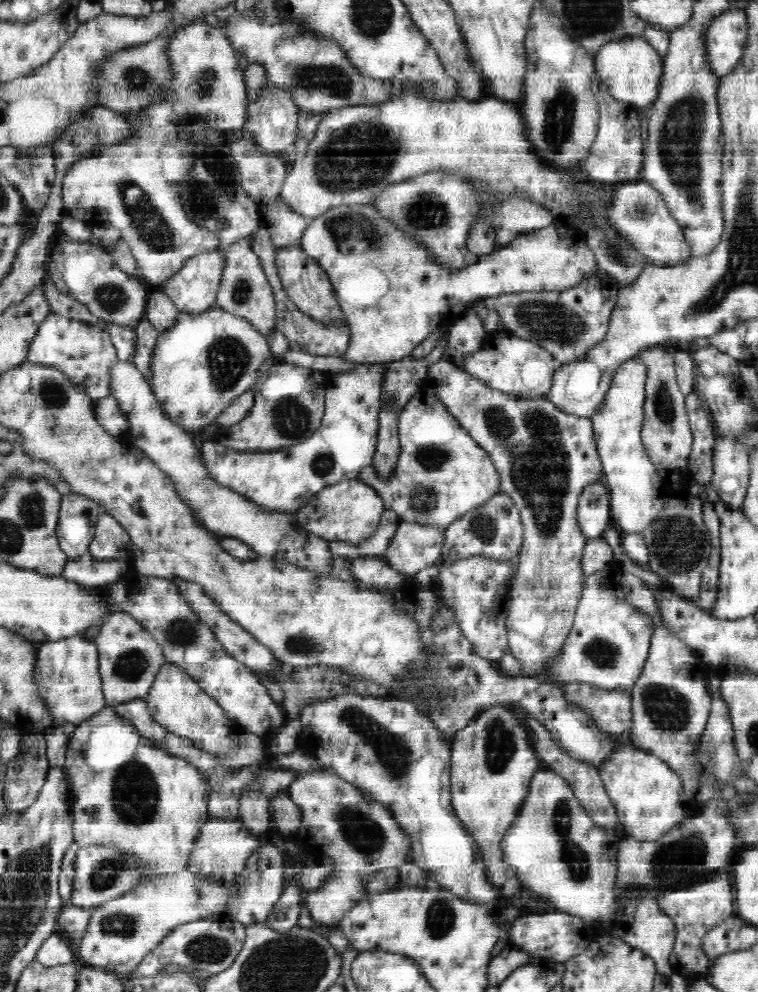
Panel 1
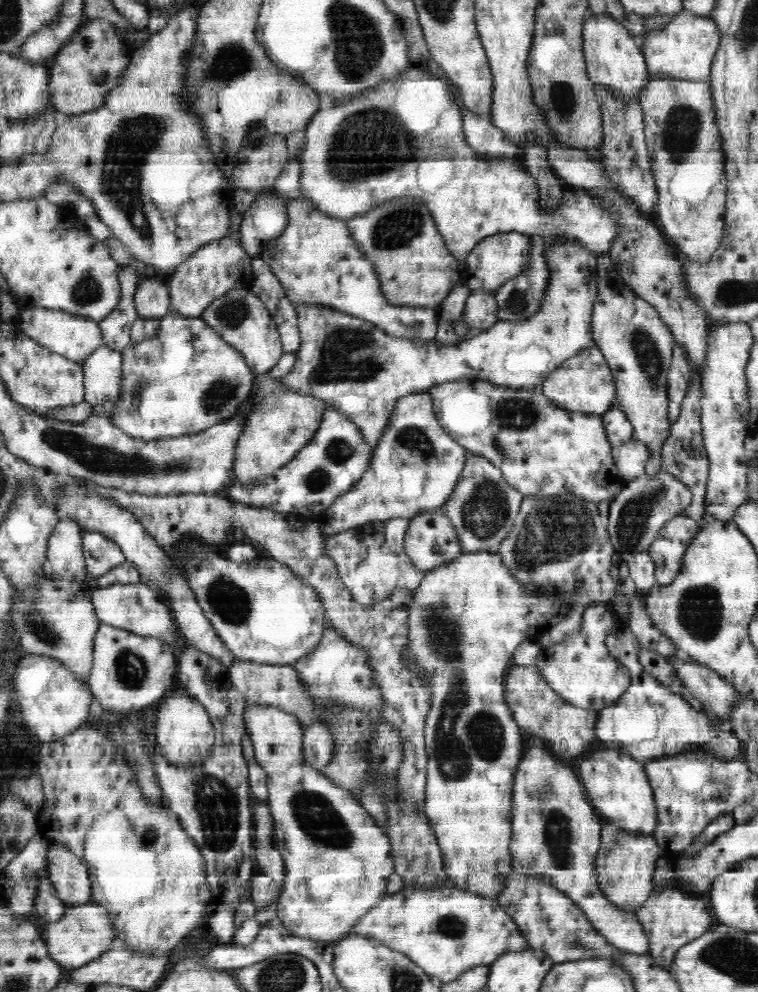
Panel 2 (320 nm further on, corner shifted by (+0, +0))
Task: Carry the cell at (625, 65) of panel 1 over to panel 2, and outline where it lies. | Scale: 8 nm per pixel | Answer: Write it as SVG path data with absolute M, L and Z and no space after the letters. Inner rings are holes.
M588 15L583 24L583 52L589 79L608 87L617 99L627 101L636 98L650 80L638 43L639 39L610 15Z

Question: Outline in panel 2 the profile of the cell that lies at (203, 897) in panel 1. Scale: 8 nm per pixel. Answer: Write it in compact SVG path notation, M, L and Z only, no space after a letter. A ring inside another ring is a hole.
M88 902L81 905L68 906L67 911L56 922L37 924L41 938L45 942L48 956L55 960L64 970L82 967L98 959L104 951L117 942L118 929L115 928L114 916L107 912L103 905Z

